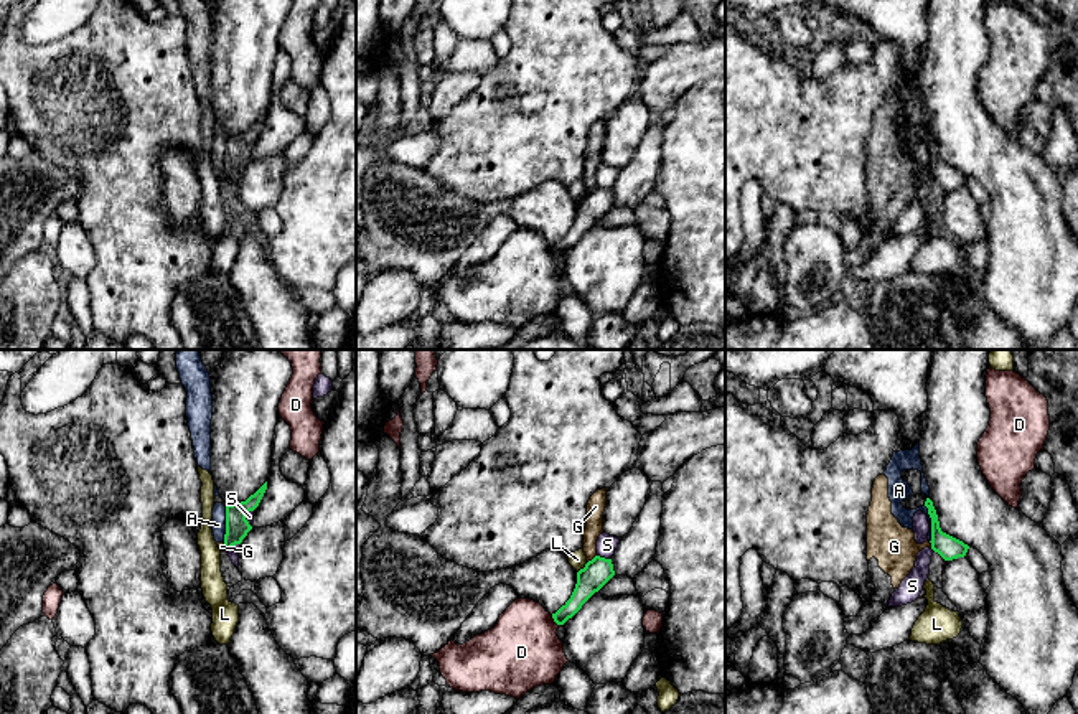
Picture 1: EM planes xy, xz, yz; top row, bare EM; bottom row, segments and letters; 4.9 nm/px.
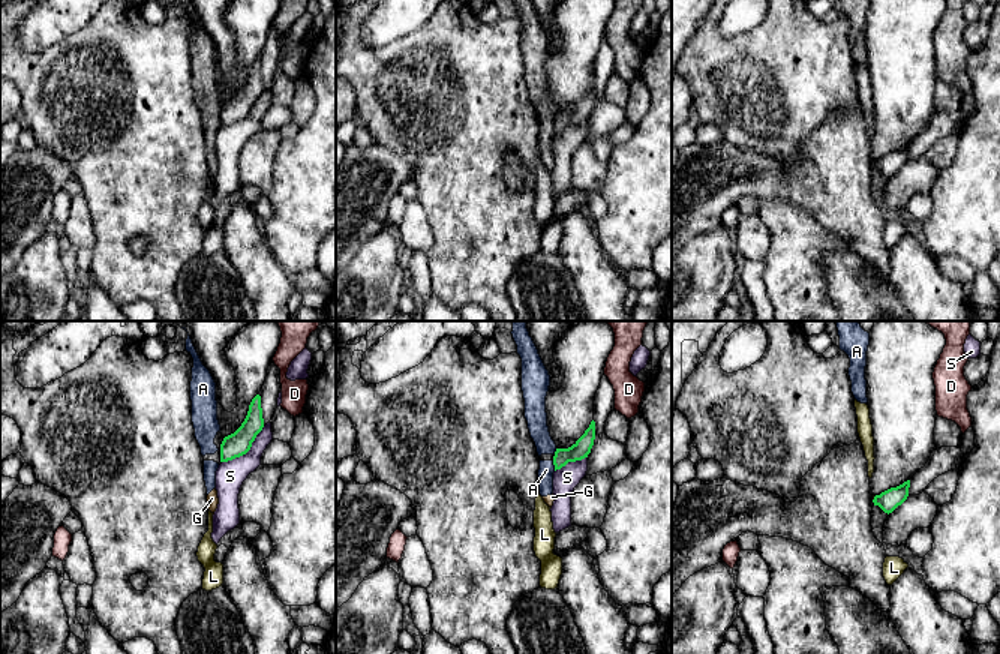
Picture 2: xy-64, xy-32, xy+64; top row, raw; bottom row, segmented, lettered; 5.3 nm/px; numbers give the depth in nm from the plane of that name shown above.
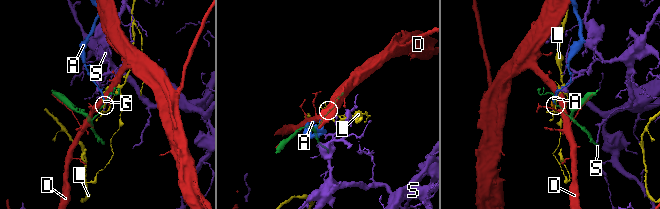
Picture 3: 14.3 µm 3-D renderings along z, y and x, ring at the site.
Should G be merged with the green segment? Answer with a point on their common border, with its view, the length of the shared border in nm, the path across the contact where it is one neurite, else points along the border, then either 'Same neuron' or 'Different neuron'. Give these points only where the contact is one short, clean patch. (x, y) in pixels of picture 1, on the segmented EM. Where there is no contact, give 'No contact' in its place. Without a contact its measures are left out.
Touches green at xz (592, 559). Shared border 60 nm. Boundary: xz (595, 554), (587, 563). Different neuron

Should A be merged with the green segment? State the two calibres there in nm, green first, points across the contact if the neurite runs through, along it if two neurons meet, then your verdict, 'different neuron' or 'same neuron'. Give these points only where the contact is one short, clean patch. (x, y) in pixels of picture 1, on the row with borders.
calibres 110 and 80 nm; border xy (226, 507), (226, 533), (223, 541); different neuron

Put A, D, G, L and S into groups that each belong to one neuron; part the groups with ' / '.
A G / D / L / S

